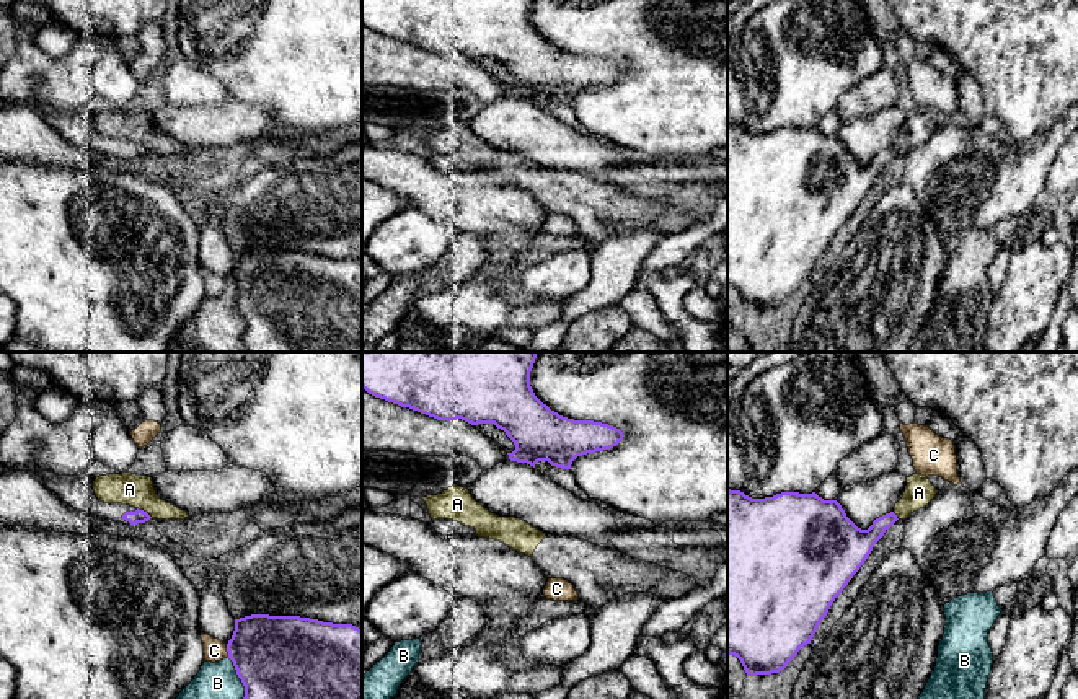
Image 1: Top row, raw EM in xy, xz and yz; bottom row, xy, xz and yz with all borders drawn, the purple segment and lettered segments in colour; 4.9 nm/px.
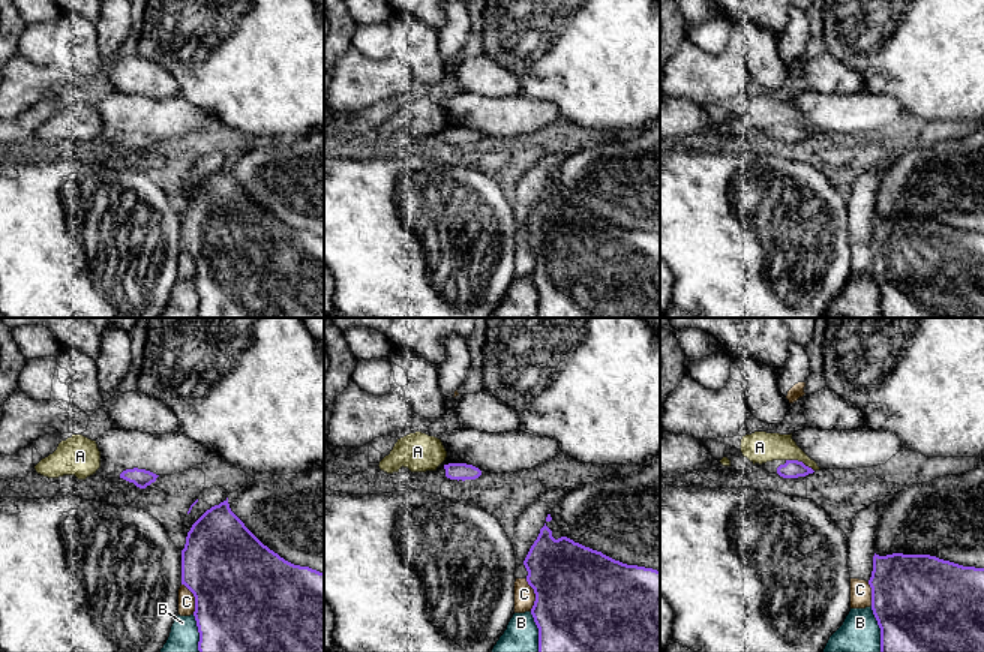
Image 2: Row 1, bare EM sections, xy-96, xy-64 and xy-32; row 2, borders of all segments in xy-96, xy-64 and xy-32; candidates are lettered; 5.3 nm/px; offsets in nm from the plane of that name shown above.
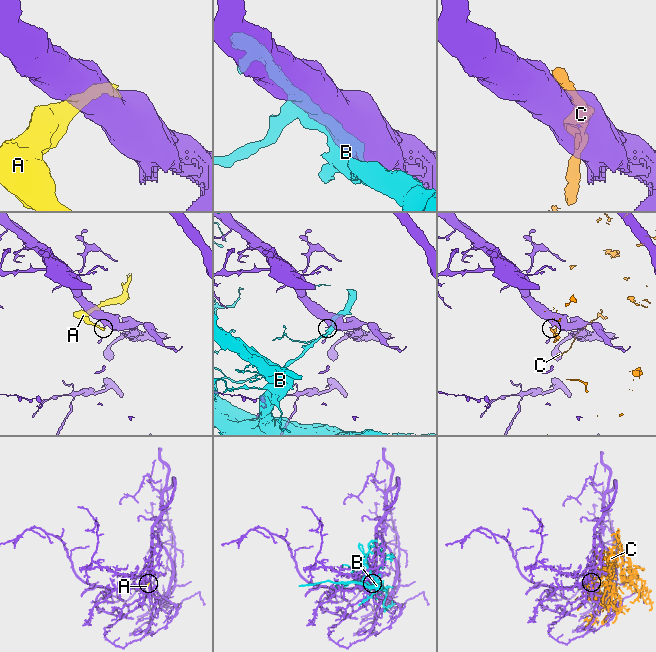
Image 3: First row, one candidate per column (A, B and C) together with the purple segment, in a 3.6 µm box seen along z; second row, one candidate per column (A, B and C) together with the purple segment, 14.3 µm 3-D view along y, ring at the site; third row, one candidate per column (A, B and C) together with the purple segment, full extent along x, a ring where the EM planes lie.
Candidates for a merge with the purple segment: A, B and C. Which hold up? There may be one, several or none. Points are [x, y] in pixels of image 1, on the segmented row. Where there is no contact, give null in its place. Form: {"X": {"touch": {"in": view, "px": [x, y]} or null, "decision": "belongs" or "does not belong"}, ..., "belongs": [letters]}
{"A": {"touch": {"in": "xy", "px": [145, 512]}, "decision": "does not belong"}, "B": {"touch": {"in": "xy", "px": [238, 677]}, "decision": "does not belong"}, "C": {"touch": {"in": "xy", "px": [227, 650]}, "decision": "does not belong"}, "belongs": []}

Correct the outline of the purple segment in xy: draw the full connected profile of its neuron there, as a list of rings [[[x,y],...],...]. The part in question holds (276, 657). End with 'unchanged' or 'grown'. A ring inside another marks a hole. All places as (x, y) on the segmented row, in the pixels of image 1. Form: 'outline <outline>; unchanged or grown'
outline [[[251,614],[235,619],[228,658],[245,686],[243,699],[362,699],[362,631],[300,616]]]; unchanged

